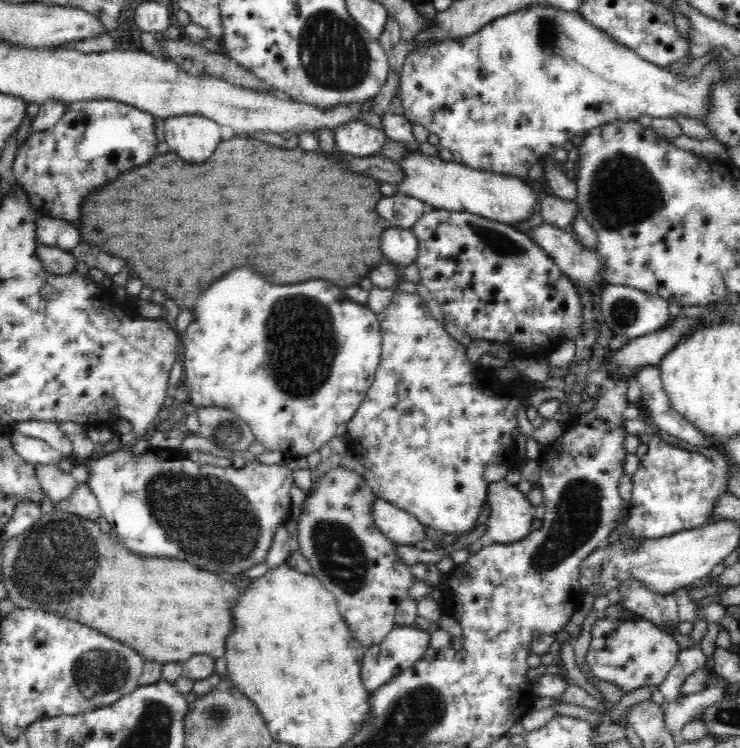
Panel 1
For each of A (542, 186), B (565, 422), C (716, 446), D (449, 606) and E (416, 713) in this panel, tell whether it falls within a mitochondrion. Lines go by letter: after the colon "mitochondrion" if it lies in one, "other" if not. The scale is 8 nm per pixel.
A: other
B: other
C: other
D: other
E: mitochondrion

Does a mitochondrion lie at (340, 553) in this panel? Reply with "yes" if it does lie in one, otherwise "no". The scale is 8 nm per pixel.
yes

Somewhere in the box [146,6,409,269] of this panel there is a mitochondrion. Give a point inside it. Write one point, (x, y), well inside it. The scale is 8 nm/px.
(333, 52)

